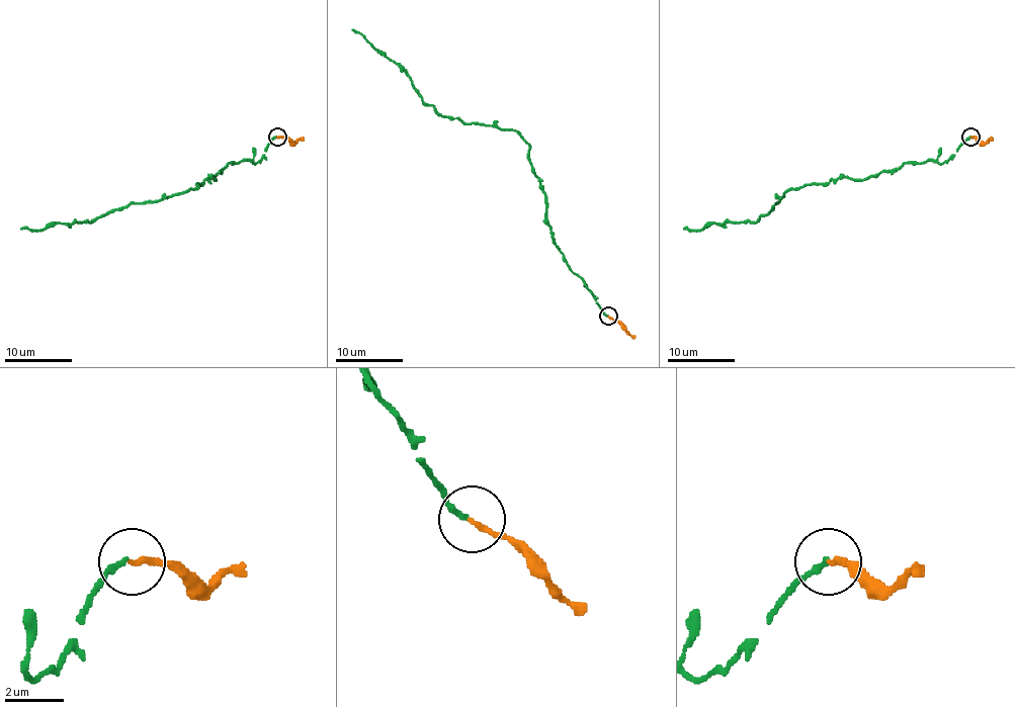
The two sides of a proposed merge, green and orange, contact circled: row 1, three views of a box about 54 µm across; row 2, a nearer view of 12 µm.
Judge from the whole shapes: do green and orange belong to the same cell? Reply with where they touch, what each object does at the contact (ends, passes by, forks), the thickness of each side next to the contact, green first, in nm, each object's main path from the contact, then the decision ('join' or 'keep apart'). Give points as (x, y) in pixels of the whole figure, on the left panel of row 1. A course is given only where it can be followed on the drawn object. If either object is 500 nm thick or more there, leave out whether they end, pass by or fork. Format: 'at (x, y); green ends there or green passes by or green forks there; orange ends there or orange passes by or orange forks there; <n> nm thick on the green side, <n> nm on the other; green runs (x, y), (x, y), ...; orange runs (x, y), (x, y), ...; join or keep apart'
at (277, 137); green ends there; orange ends there; 190 nm thick on the green side, 190 nm on the other; green runs (276, 137), (256, 163), (229, 163), (216, 178), (183, 194), (131, 204), (92, 221), (21, 230); orange runs (276, 137), (288, 137), (295, 143), (304, 140); join

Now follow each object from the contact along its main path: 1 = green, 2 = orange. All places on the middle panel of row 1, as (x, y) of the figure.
1: (608, 317), (553, 237), (543, 188), (527, 143), (515, 130), (440, 115), (423, 101), (402, 68), (352, 28)
2: (608, 317), (636, 337)

